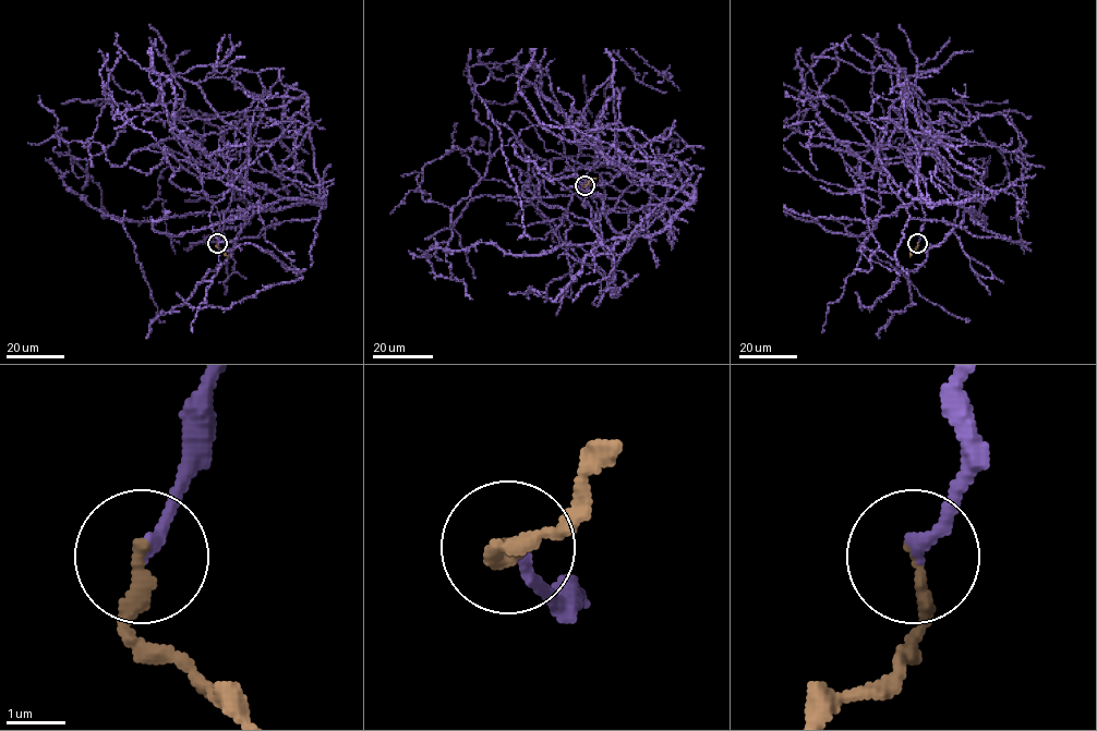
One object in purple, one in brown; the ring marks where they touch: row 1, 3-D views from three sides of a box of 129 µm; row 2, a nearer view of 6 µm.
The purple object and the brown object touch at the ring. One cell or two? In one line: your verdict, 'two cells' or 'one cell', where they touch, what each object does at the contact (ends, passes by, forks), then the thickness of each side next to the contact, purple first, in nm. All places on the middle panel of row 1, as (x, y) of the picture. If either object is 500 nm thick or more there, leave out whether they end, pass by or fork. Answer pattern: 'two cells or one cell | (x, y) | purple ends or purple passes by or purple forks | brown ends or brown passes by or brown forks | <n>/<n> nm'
one cell | (585, 185) | purple ends | brown ends | 220/240 nm

